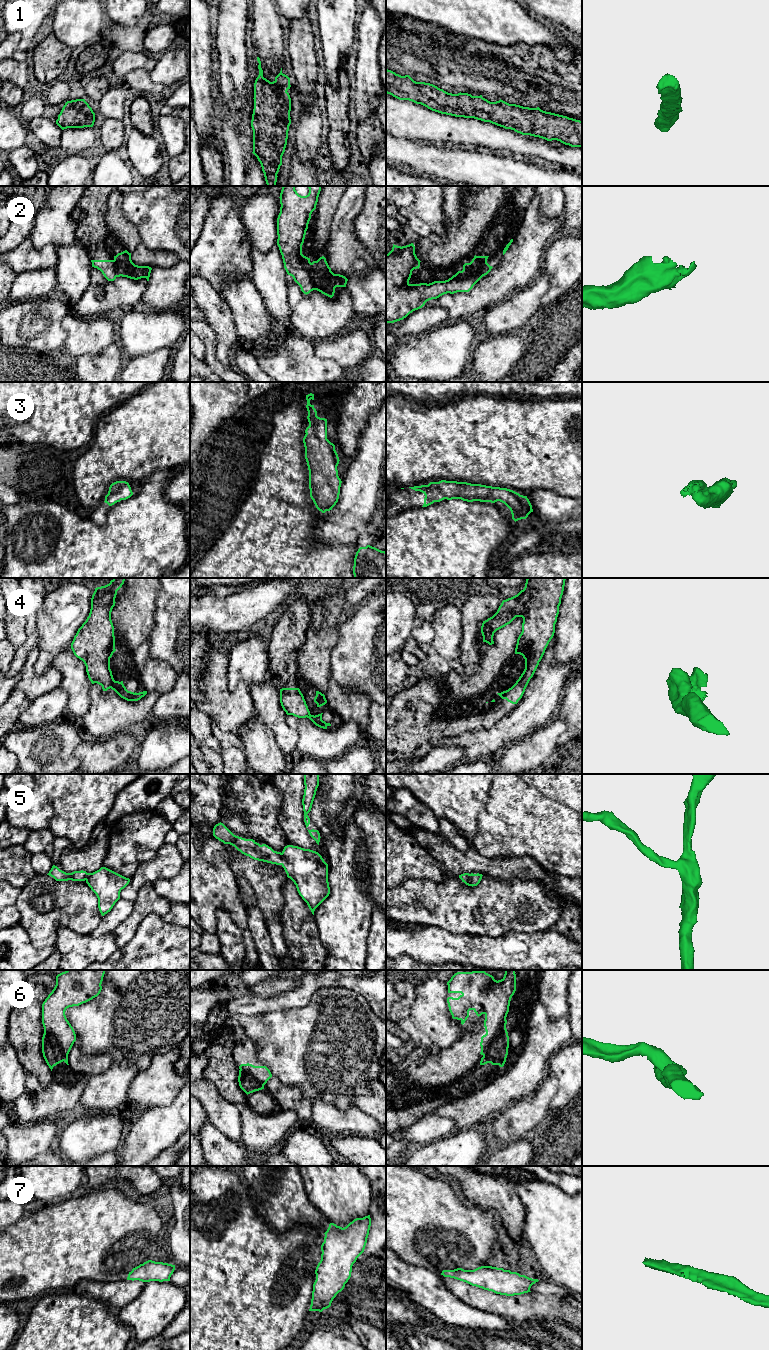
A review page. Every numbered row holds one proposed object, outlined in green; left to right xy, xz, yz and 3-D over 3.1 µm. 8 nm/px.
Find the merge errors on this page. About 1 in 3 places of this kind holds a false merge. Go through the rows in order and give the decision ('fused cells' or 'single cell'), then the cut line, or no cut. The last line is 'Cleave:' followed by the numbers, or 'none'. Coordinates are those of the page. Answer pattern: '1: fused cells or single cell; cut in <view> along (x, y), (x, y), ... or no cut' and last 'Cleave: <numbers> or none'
1: single cell; no cut
2: fused cells; cut in xz along (310, 263), (309, 270), (313, 289)
3: single cell; no cut
4: fused cells; cut in xy along (114, 680), (109, 687)
5: single cell; no cut
6: fused cells; cut in yz along (505, 1027), (496, 1034), (483, 1055)
7: single cell; no cut
Cleave: 2, 4, 6

